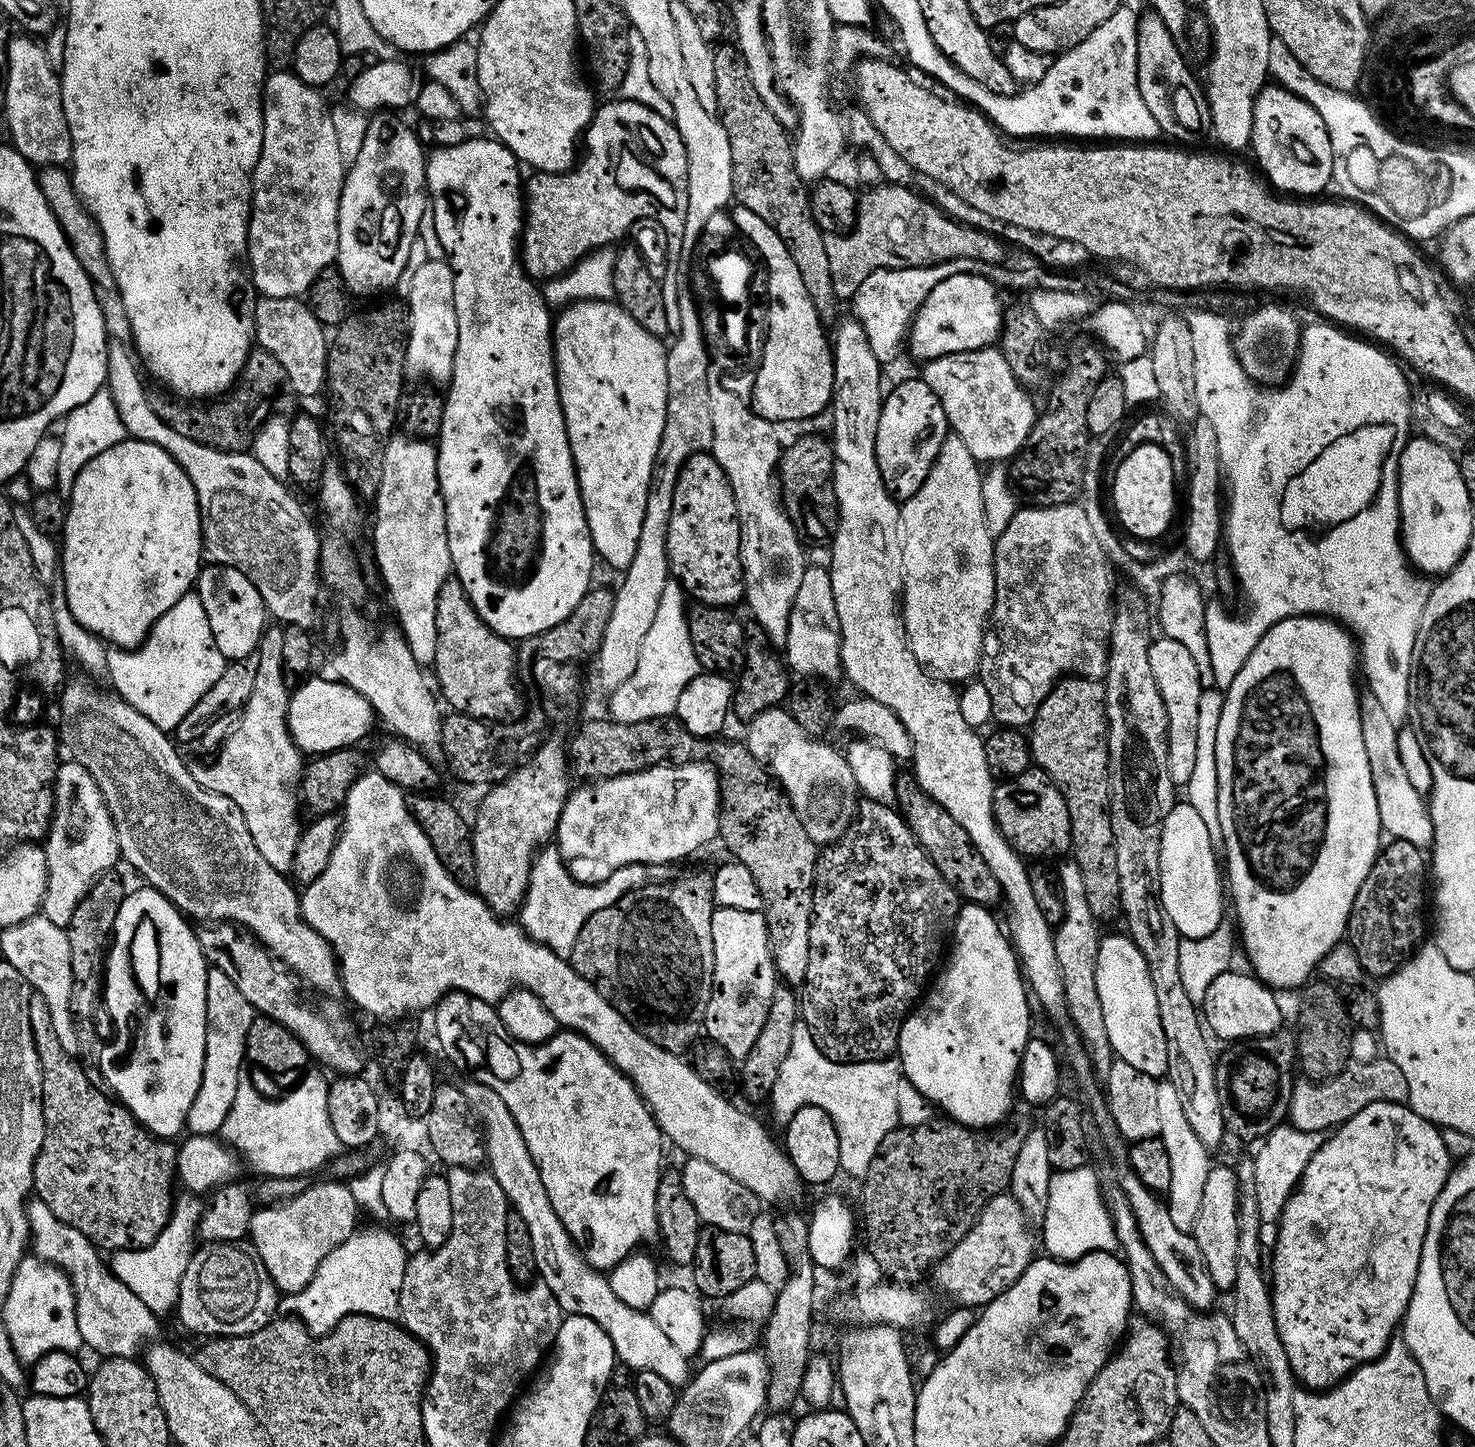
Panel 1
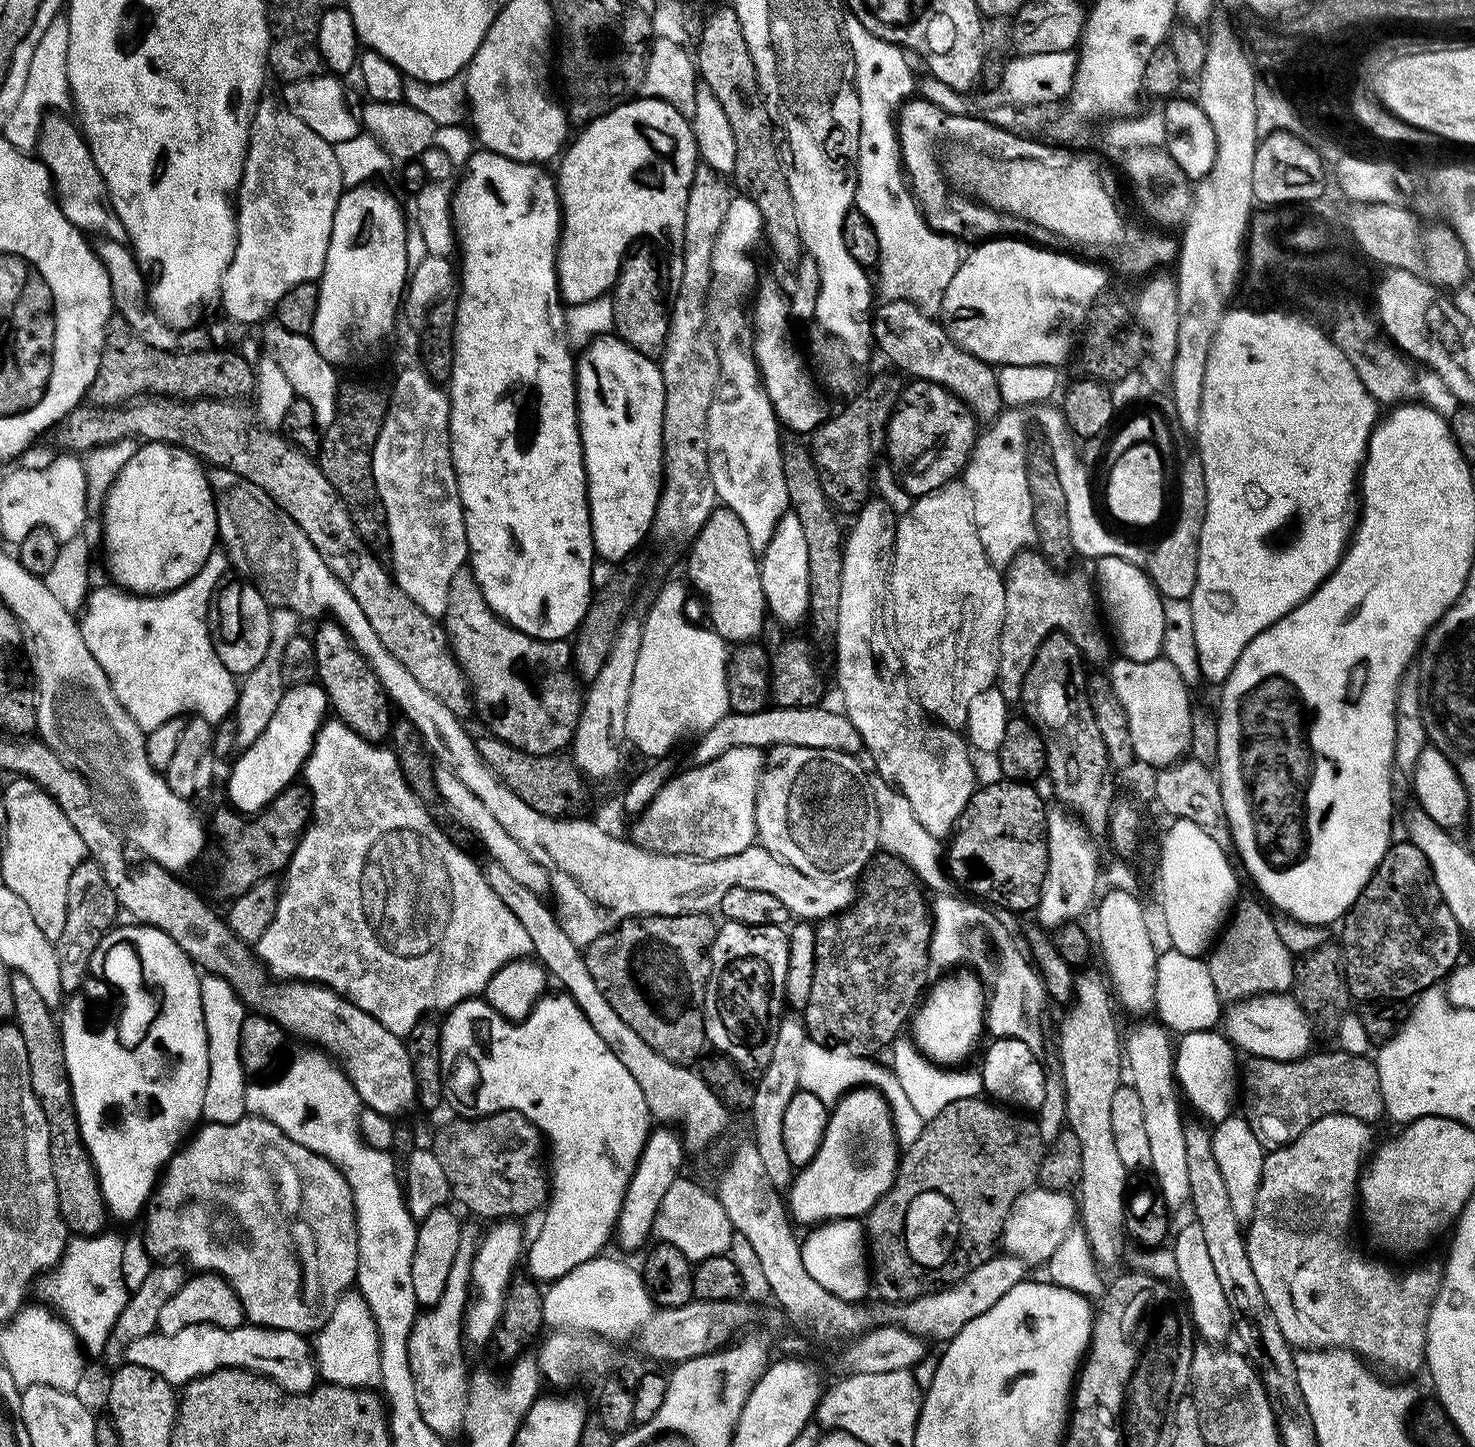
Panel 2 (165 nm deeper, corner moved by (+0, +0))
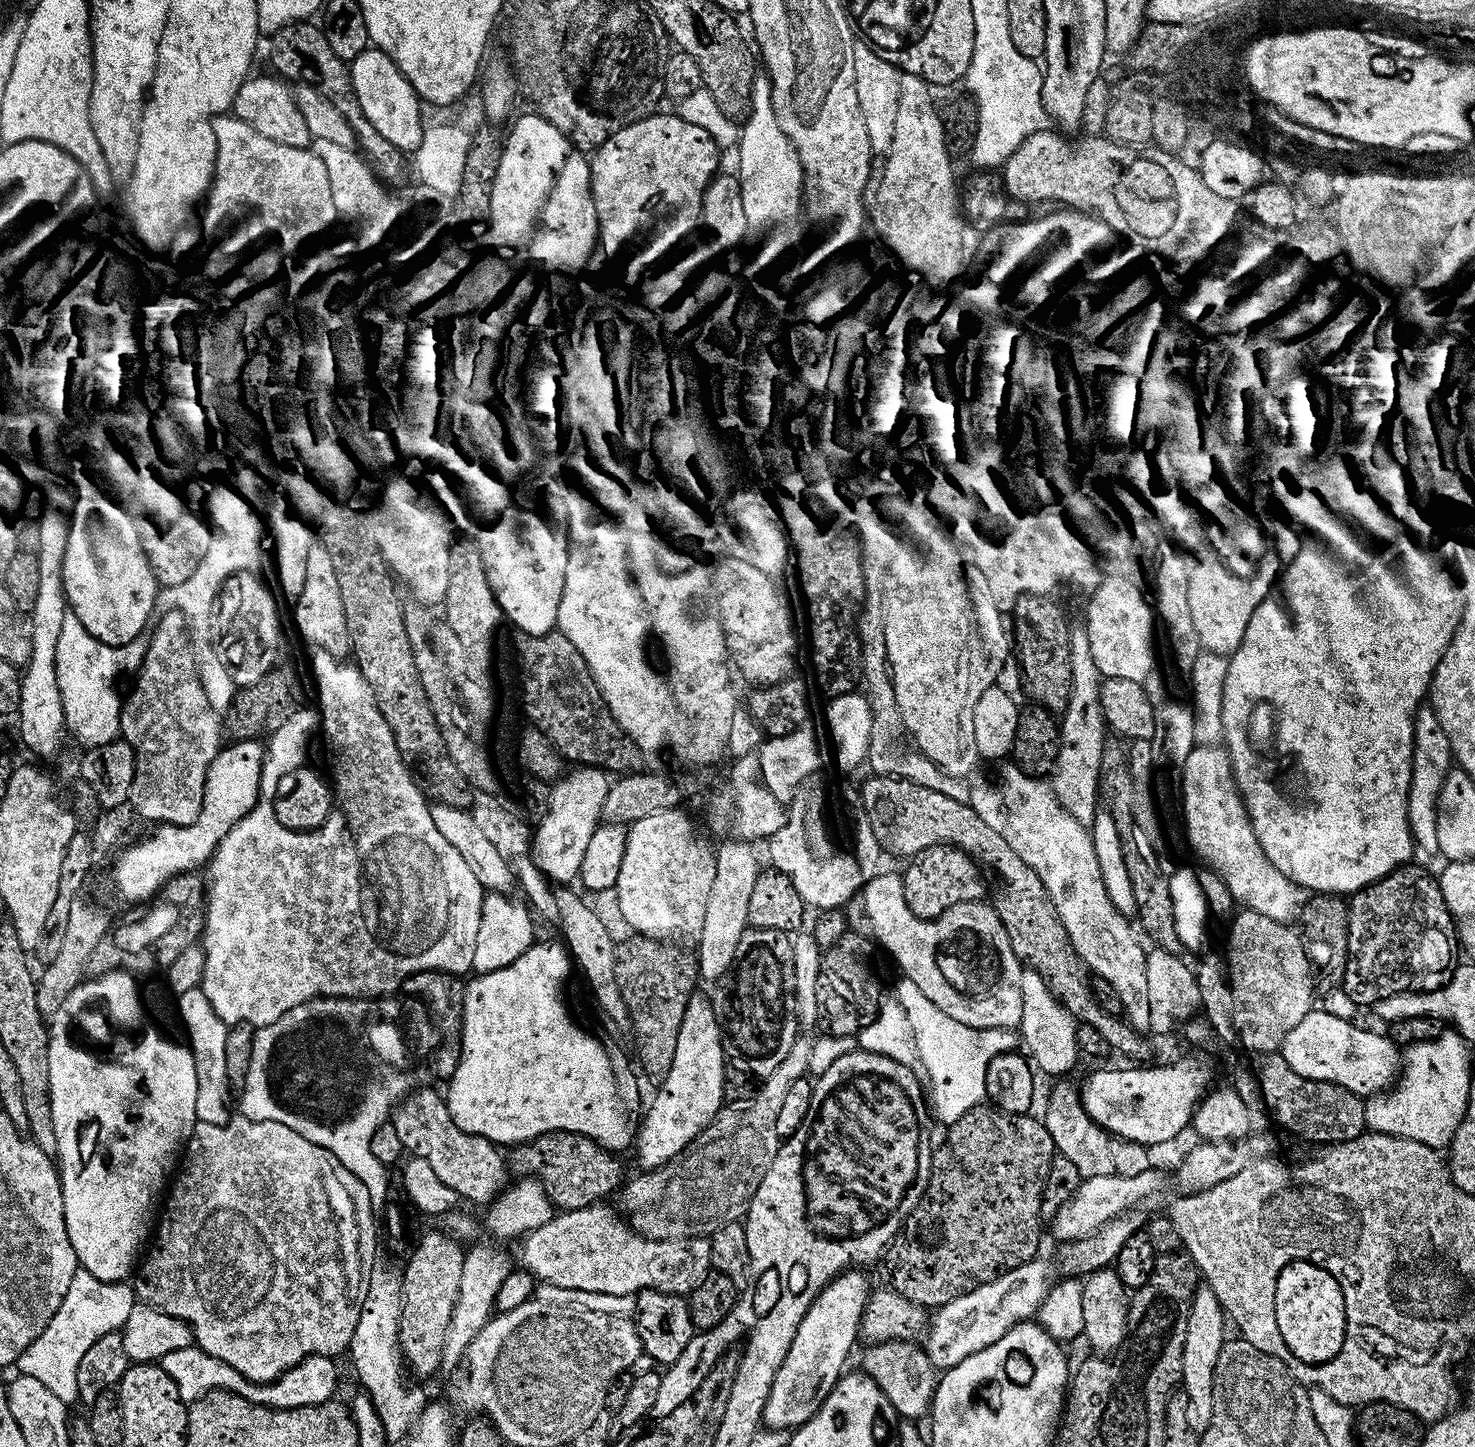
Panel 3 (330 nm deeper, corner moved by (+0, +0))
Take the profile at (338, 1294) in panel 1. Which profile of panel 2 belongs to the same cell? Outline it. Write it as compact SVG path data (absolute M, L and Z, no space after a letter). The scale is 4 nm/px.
M349 1290L337 1300L327 1323L312 1340L317 1375L325 1382L344 1388L379 1387L381 1382L380 1339L377 1326L359 1291Z

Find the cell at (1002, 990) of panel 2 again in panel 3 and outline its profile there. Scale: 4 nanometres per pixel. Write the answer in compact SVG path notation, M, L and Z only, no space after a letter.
M883 872L848 901L847 923L883 951L885 948L904 971L903 979L918 986L943 1014L973 1029L1019 1029L1023 967L991 903L967 900L950 906L938 918L923 920L906 906L903 879L897 873Z

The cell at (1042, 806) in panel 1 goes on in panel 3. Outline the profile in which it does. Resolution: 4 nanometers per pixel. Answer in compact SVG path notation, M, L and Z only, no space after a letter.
M935 844L907 861L902 871L906 906L923 920L933 920L941 916L950 906L967 900L983 901L986 896L984 884L980 881L981 869L975 860L961 848L952 848L949 844Z

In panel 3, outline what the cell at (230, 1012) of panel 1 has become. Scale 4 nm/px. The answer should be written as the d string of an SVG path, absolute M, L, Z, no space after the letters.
M199 986L179 993L180 1020L188 1027L186 1043L192 1049L194 1058L194 1074L198 1074L198 1098L194 1101L196 1119L201 1124L222 1126L230 1119L228 1113L228 1096L230 1089L226 1078L226 1034L229 1025L214 1014L214 1006L206 998L206 994Z

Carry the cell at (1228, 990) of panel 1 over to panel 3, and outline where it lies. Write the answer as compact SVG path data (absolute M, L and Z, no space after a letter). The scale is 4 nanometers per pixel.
M1312 1010L1286 1034L1279 1053L1286 1058L1290 1070L1302 1074L1302 1078L1341 1084L1362 1098L1379 1094L1395 1081L1402 1056L1387 1035L1367 1032L1356 1024L1321 1010Z

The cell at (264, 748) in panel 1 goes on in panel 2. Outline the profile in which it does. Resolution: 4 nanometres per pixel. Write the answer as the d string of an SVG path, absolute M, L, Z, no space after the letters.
M278 608L272 612L270 646L266 646L266 654L262 662L258 662L258 666L254 666L254 670L250 670L247 676L239 681L234 709L237 749L248 748L254 742L254 738L258 738L262 730L266 730L266 722L270 722L274 710L278 710L278 702L282 702L286 691L282 682L282 652L286 647L286 642L298 634L296 623L298 623L298 617L289 608Z

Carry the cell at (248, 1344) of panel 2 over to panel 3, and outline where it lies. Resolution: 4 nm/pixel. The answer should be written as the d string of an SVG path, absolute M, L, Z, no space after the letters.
M191 1347L182 1350L170 1350L158 1362L166 1374L174 1380L174 1386L178 1386L178 1394L181 1400L191 1402L215 1388L224 1388L228 1392L237 1392L242 1398L246 1398L255 1404L267 1404L270 1408L301 1408L307 1404L325 1404L333 1399L336 1393L336 1363L331 1356L310 1356L300 1364L295 1364L288 1372L283 1372L276 1381L271 1384L254 1384L234 1366L226 1366L218 1358L206 1354L201 1348Z

